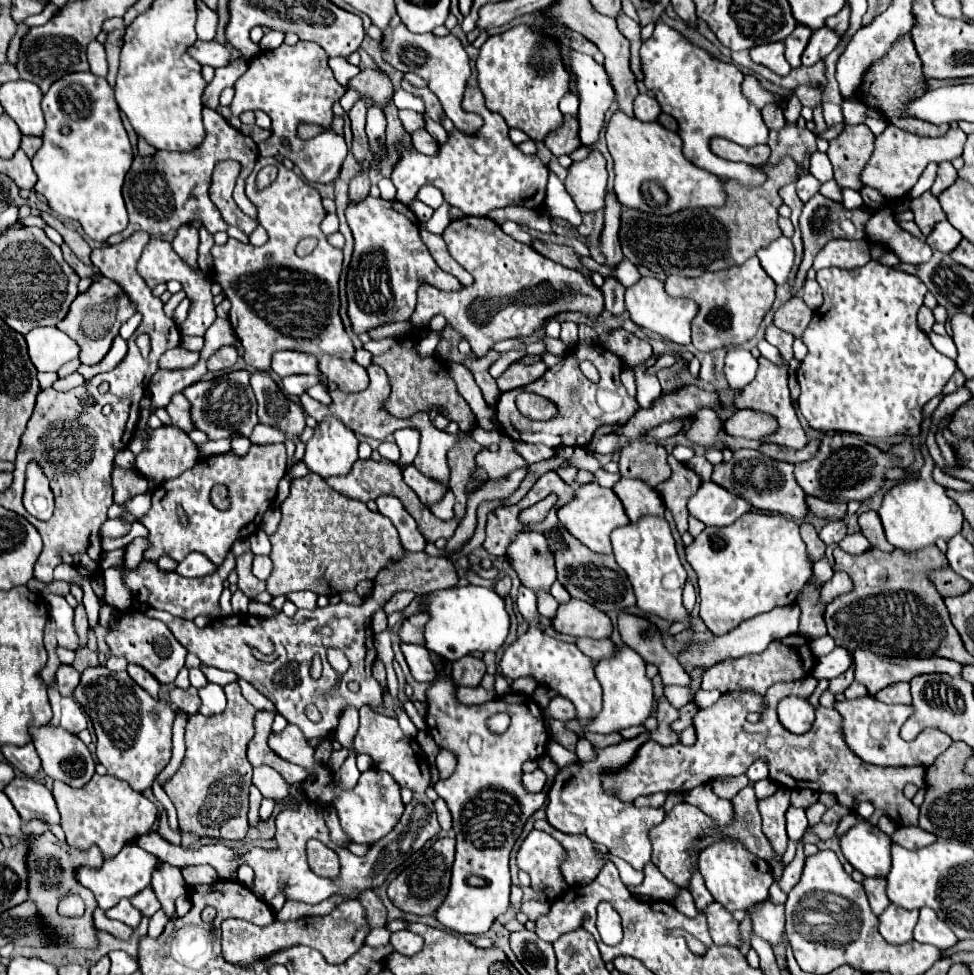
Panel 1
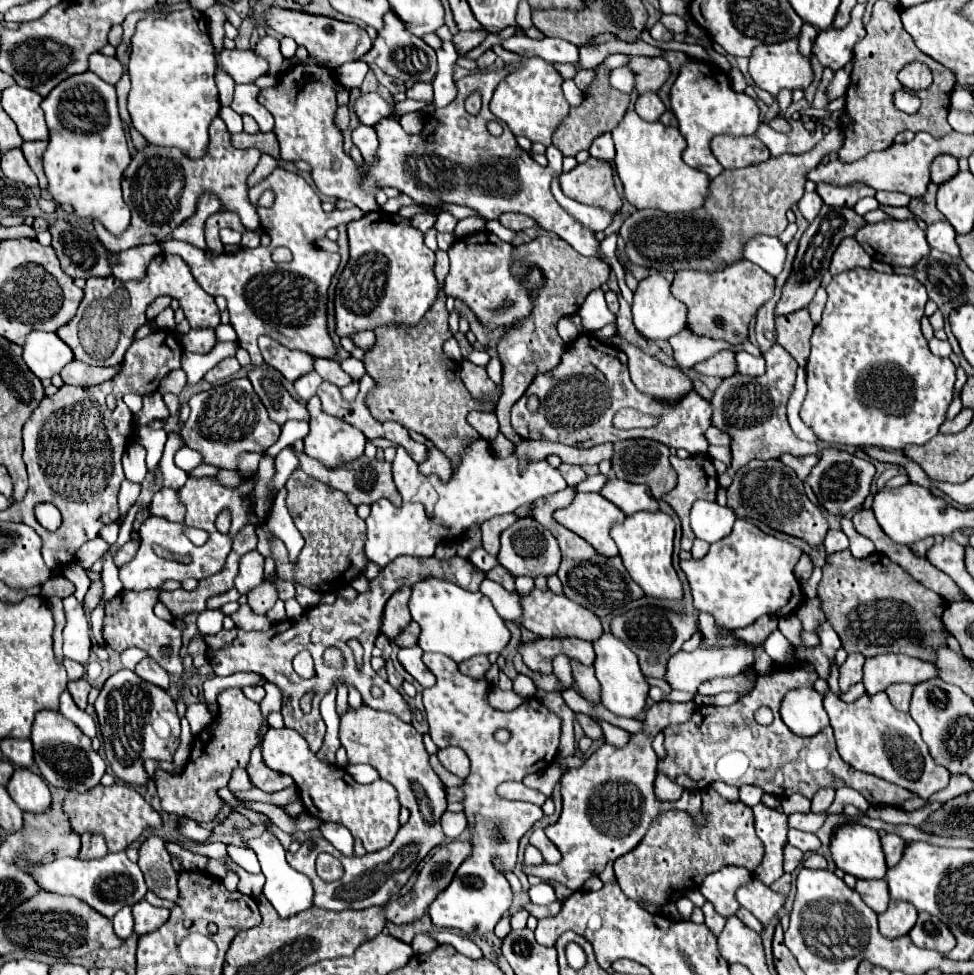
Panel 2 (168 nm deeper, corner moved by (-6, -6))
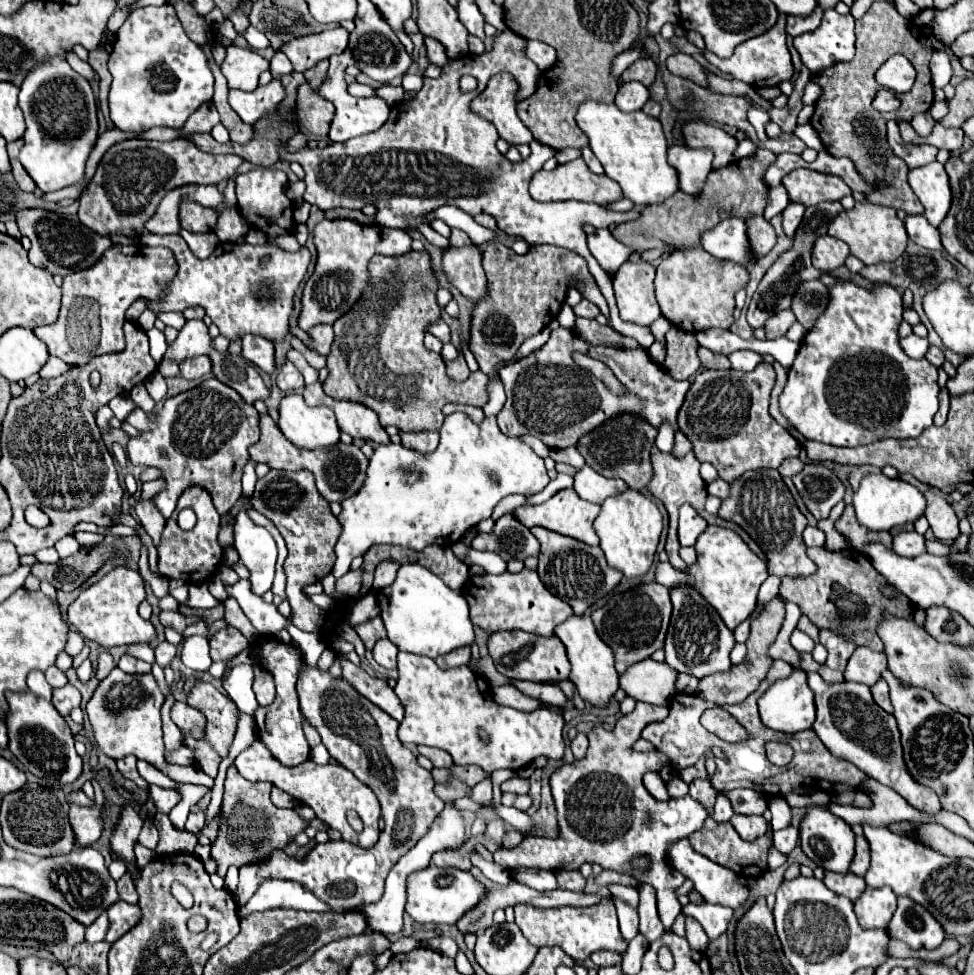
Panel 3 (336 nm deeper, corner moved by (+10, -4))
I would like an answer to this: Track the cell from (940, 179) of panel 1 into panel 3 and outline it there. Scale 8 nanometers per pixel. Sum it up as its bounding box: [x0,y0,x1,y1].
[888,120,938,168]

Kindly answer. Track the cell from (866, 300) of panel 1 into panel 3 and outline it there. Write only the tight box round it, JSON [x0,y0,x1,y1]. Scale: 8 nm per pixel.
[780,280,938,446]

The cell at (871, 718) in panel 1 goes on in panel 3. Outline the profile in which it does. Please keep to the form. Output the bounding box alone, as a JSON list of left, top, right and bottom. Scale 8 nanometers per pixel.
[808,672,942,814]

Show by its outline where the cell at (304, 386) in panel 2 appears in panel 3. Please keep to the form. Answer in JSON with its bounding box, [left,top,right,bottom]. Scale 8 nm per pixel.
[276,362,304,392]

